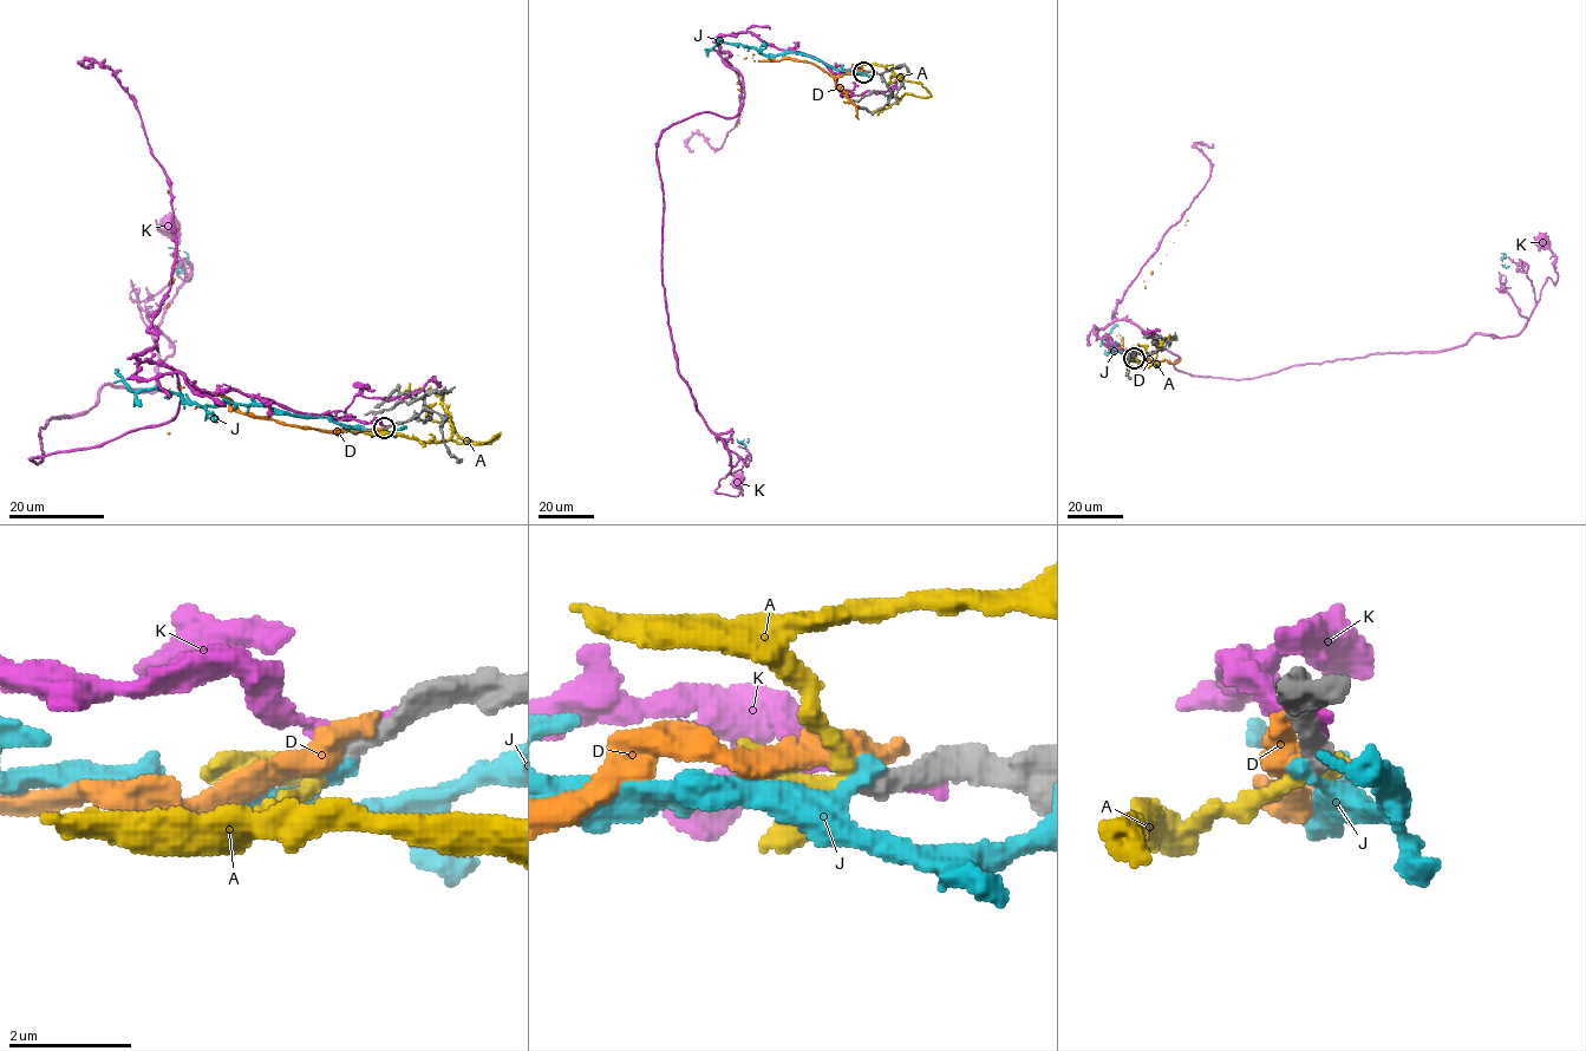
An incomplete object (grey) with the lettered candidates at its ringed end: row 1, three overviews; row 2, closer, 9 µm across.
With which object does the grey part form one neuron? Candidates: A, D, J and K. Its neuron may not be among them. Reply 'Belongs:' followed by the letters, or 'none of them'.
Belongs: none of them

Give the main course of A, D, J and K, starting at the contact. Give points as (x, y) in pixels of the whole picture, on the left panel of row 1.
A: (384, 429), (382, 433), (439, 443), (485, 443), (496, 437), (477, 443), (462, 438), (439, 395), (398, 391)
D: (386, 428), (371, 432), (302, 429), (252, 418), (227, 398), (181, 387), (171, 282), (178, 229), (168, 190)
J: (386, 429), (367, 431), (268, 406), (201, 405), (158, 389), (132, 390), (117, 372), (168, 248), (177, 253)
K: (389, 426), (141, 363), (169, 422), (34, 463), (154, 387), (131, 293), (170, 226)

